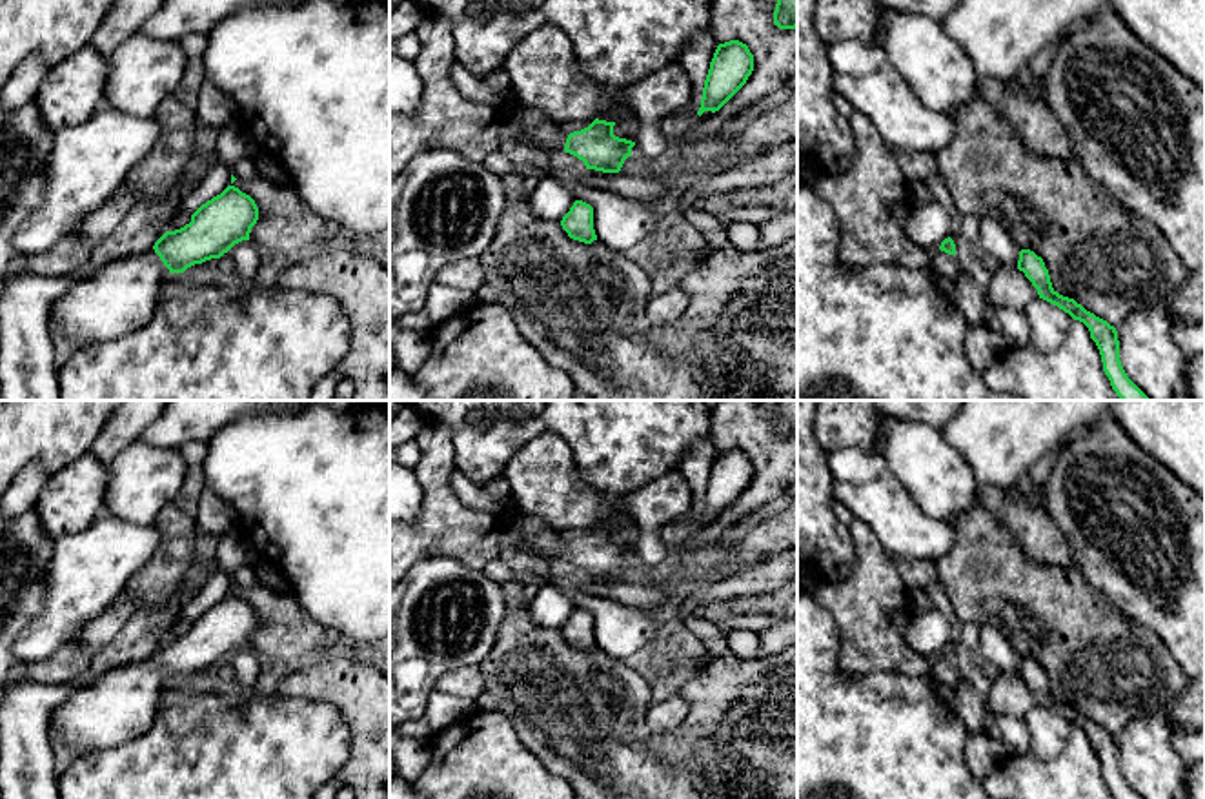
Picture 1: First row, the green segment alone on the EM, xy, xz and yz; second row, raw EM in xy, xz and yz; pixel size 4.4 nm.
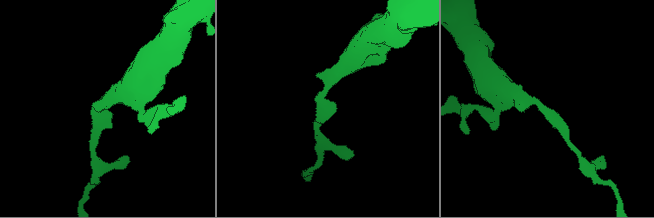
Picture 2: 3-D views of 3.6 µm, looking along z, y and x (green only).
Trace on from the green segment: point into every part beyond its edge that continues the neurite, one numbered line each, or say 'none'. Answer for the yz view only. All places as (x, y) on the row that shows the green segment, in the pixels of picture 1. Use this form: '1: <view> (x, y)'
1: yz (945, 270)

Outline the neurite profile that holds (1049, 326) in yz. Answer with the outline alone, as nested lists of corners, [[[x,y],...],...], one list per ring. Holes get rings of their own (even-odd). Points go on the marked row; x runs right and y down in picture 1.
[[[1043,298],[1032,300],[1023,313],[1030,329],[1030,346],[1039,351],[1058,349],[1074,322],[1068,313]]]

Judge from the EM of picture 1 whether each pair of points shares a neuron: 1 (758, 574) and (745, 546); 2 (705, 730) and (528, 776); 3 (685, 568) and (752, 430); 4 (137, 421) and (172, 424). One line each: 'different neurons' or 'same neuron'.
1: different neurons
2: different neurons
3: same neuron
4: different neurons

